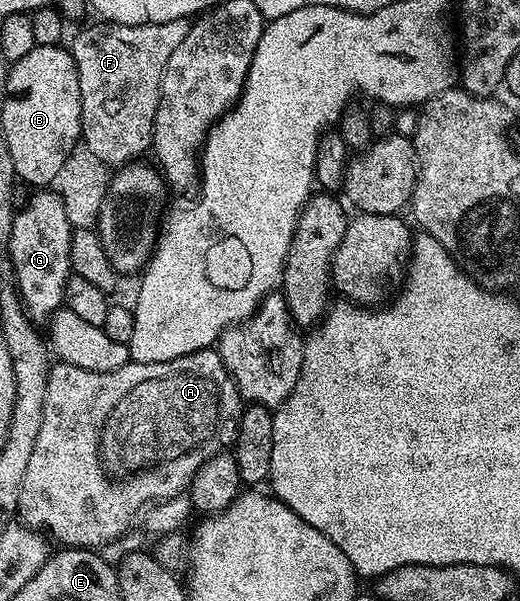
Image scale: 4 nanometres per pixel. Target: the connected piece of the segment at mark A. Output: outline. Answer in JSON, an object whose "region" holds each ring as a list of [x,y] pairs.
{"region":[[[209,349],[190,353],[186,357],[174,357],[174,361],[157,363],[129,362],[122,369],[110,373],[94,373],[78,369],[78,365],[53,362],[48,369],[46,381],[46,401],[42,405],[42,425],[38,428],[38,437],[34,449],[30,452],[30,461],[26,464],[26,477],[22,477],[22,493],[18,493],[18,519],[24,526],[34,531],[47,533],[68,549],[104,549],[115,539],[129,534],[132,515],[136,515],[144,506],[159,504],[161,501],[175,499],[177,495],[187,492],[192,484],[194,473],[202,469],[210,457],[221,454],[236,442],[236,430],[240,424],[242,396],[232,380],[232,374],[226,369],[219,350]]]}

